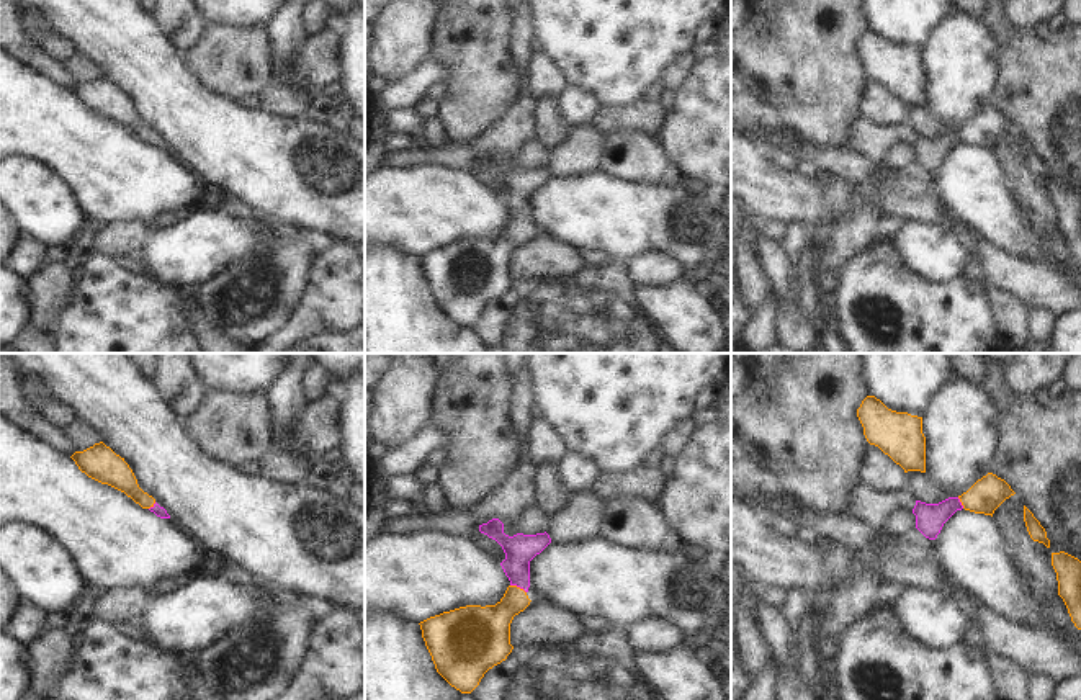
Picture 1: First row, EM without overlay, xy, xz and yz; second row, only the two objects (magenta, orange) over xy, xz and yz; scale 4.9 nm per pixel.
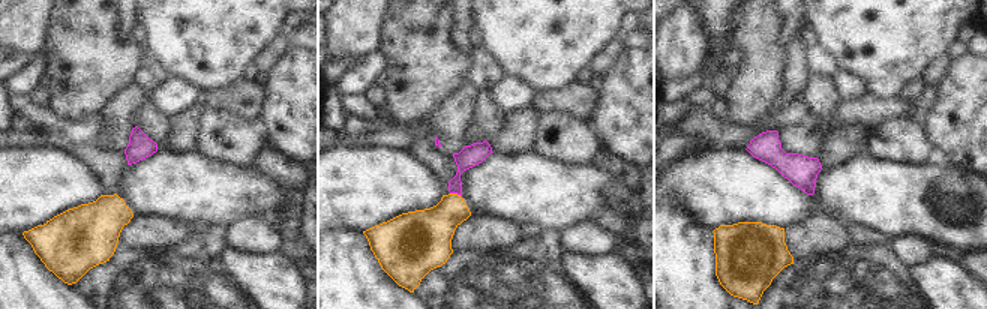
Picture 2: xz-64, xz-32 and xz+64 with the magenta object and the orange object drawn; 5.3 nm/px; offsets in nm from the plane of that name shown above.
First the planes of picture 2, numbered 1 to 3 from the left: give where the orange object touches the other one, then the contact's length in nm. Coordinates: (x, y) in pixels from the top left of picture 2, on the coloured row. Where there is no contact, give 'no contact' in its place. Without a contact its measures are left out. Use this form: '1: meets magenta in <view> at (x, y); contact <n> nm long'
1: no contact
2: meets magenta in xz-32 at (456, 192); contact 70 nm long
3: no contact

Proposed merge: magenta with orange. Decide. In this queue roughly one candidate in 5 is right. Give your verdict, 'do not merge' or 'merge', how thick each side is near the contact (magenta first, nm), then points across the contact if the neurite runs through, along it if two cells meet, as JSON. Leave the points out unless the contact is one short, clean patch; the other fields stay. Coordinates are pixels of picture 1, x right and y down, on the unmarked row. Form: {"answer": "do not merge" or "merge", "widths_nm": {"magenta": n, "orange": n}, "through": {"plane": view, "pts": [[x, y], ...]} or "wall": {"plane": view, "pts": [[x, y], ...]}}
{"answer": "merge", "widths_nm": {"magenta": 150, "orange": 200}, "through": {"plane": "xz", "pts": [[520, 182], [519, 219], [515, 233], [489, 260]]}}

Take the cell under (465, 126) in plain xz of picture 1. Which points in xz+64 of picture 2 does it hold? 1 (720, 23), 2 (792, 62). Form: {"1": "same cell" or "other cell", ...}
{"1": "other cell", "2": "other cell"}

